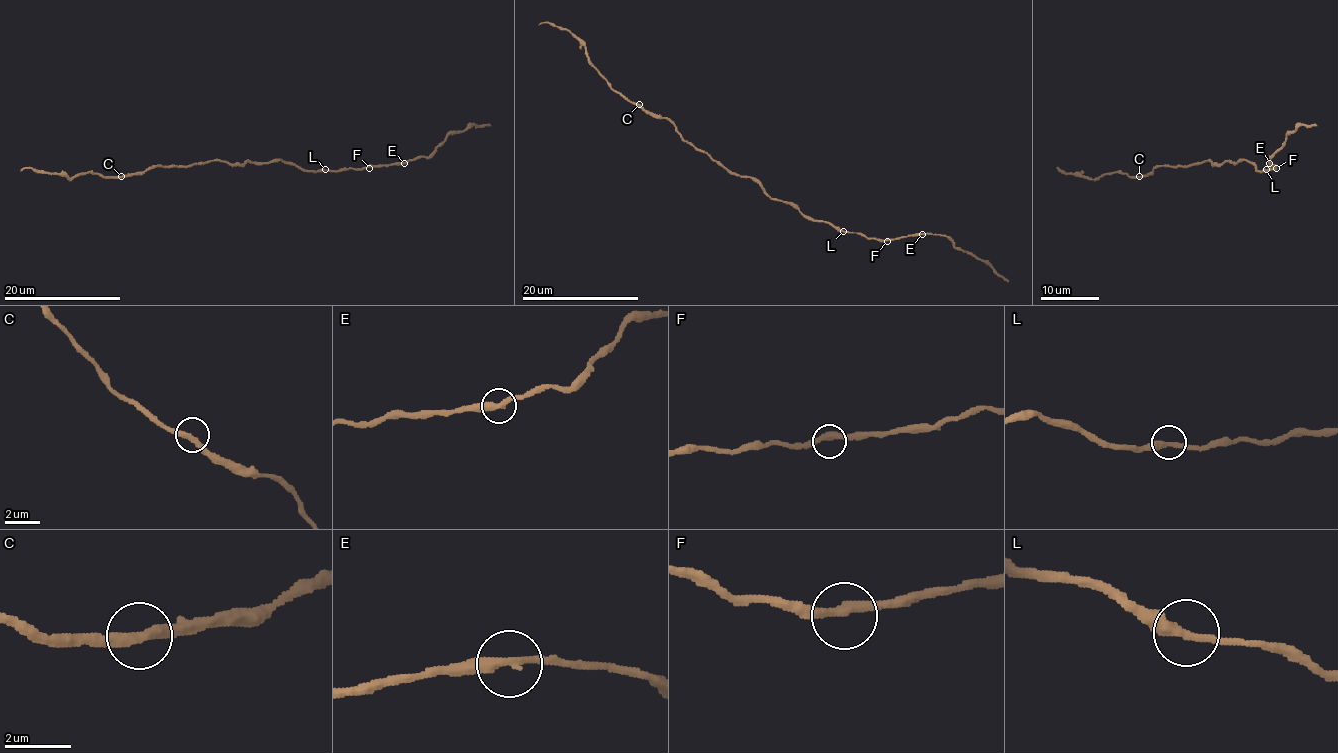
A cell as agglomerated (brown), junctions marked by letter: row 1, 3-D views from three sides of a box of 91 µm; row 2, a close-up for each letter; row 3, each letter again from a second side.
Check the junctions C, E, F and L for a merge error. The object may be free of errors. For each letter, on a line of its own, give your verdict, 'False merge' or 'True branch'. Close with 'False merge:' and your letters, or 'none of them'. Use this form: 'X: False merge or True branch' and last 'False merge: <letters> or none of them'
C: True branch
E: True branch
F: True branch
L: True branch
False merge: none of them

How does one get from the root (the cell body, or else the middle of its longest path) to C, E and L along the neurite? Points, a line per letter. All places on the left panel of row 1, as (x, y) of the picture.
C: (242, 163), (208, 160), (187, 166), (151, 166), (121, 176)
E: (242, 163), (284, 160), (308, 170), (346, 170), (404, 163)
L: (242, 163), (284, 160), (308, 170), (325, 169)

